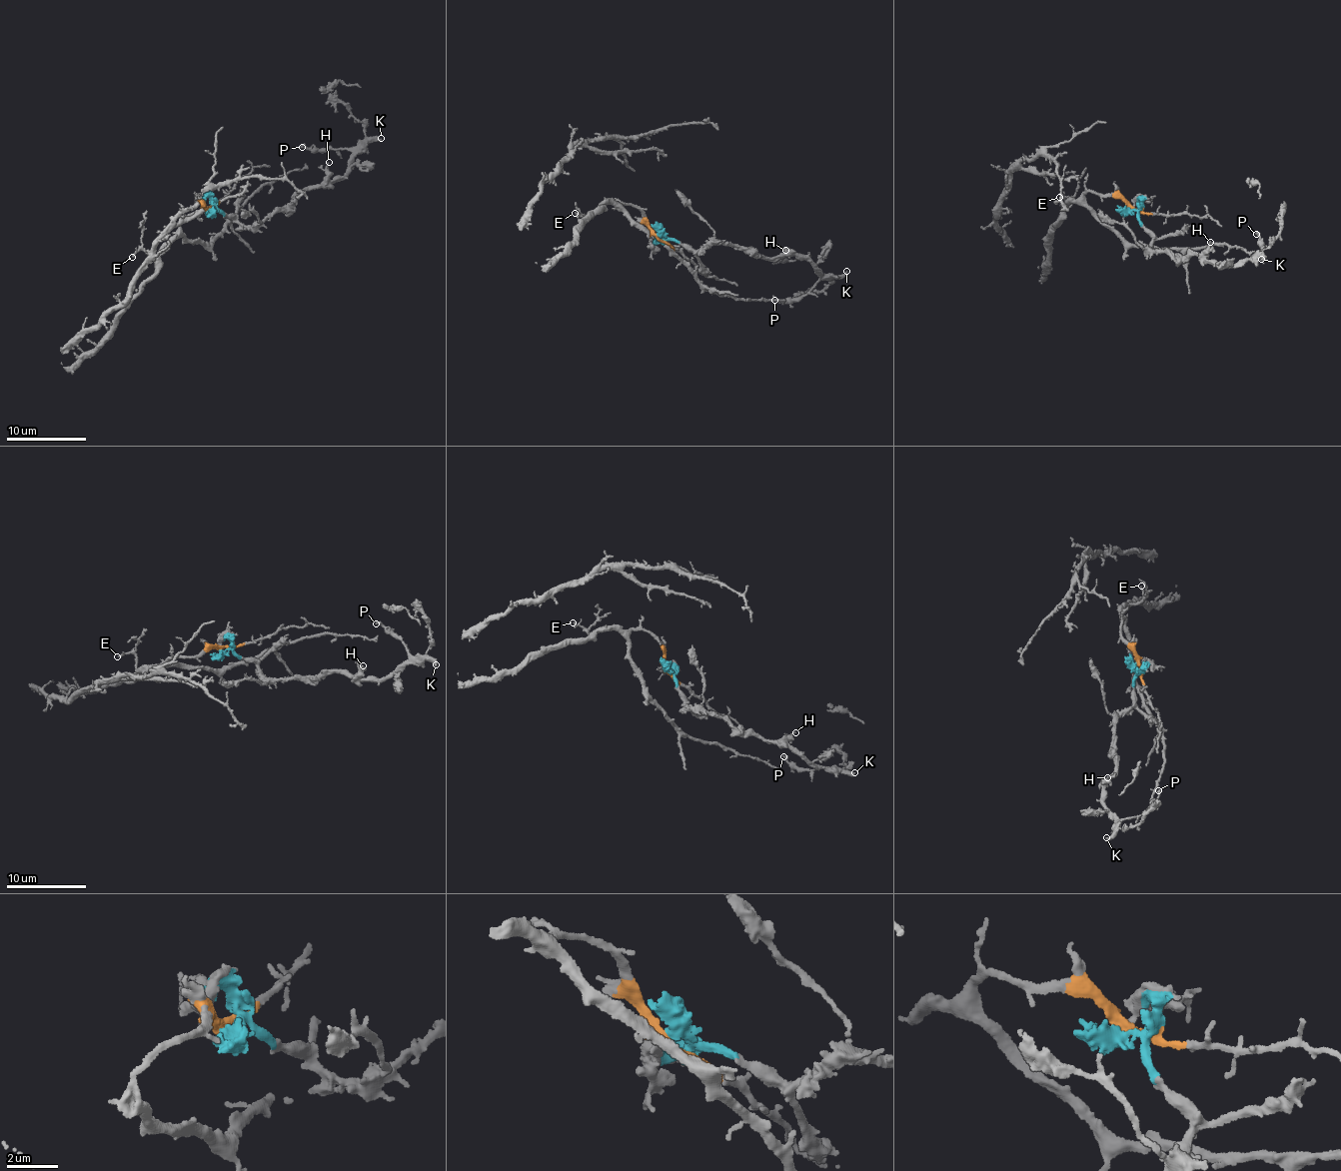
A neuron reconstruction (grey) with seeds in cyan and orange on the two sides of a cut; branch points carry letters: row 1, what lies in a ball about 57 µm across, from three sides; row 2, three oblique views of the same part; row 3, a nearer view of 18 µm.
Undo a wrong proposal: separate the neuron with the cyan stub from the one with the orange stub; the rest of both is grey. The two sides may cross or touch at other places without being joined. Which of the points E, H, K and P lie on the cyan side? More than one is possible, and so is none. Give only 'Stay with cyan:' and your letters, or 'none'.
Stay with cyan: H, K, P

